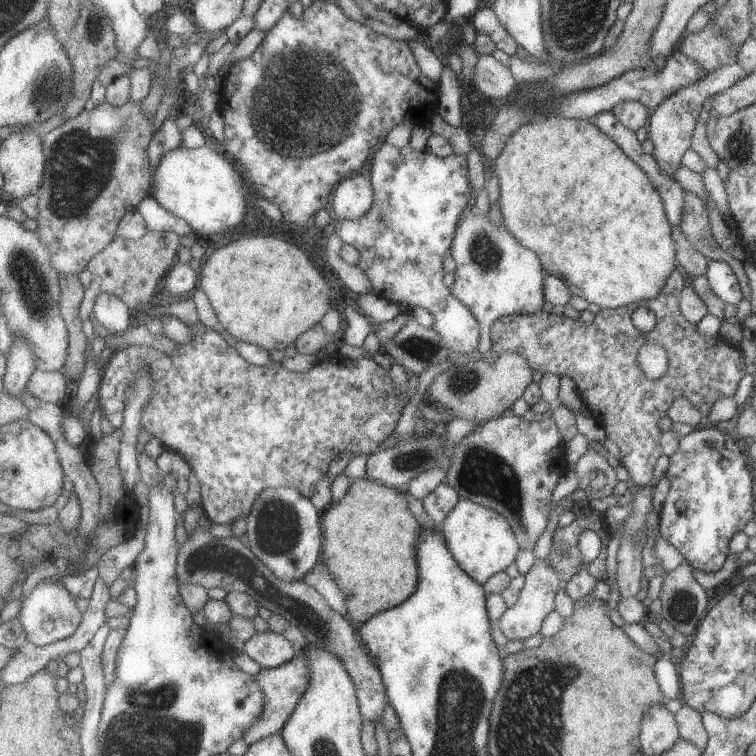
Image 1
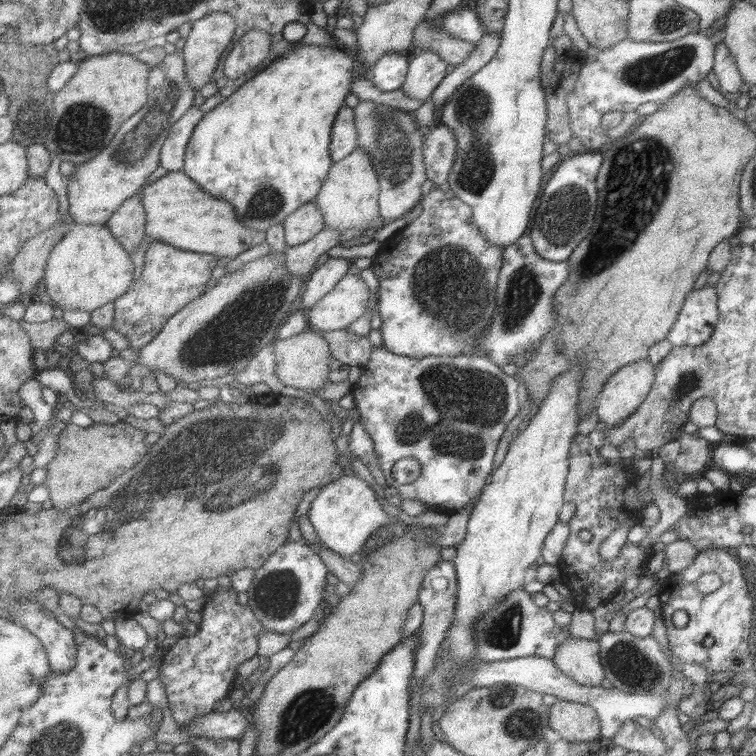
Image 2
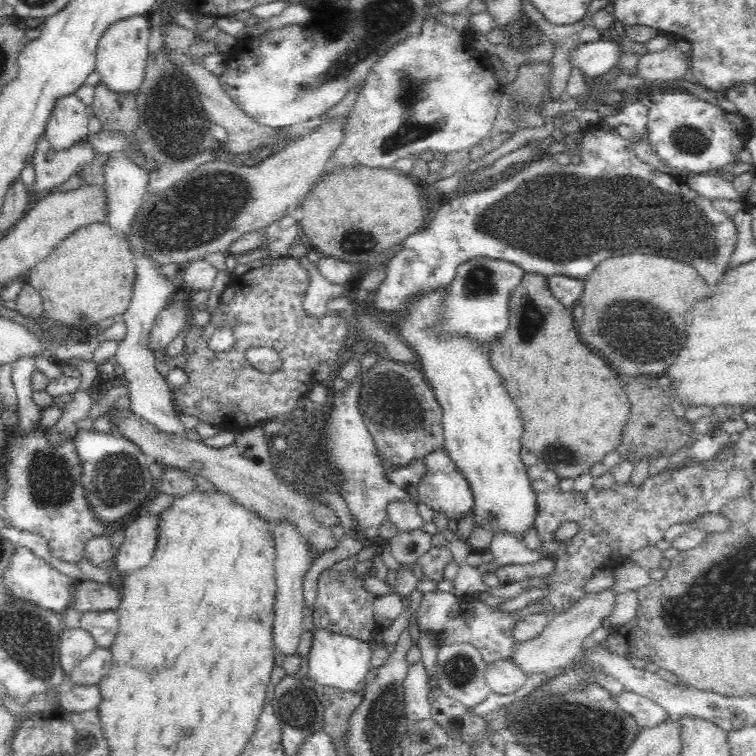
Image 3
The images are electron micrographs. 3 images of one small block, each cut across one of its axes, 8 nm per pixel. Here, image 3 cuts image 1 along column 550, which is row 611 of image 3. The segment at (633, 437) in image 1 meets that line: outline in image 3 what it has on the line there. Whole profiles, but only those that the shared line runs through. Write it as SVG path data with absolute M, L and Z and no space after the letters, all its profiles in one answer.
M328 568L318 578L318 596L313 610L314 628L349 635L368 643L372 634L381 631L373 614L373 604L376 598L376 595L364 588L363 581L353 574L353 570L336 572Z

